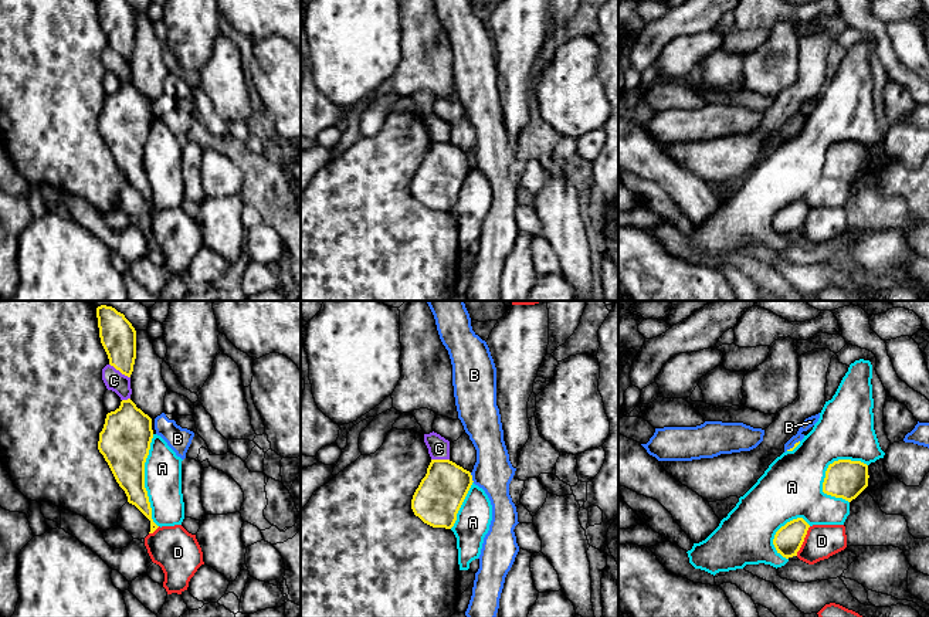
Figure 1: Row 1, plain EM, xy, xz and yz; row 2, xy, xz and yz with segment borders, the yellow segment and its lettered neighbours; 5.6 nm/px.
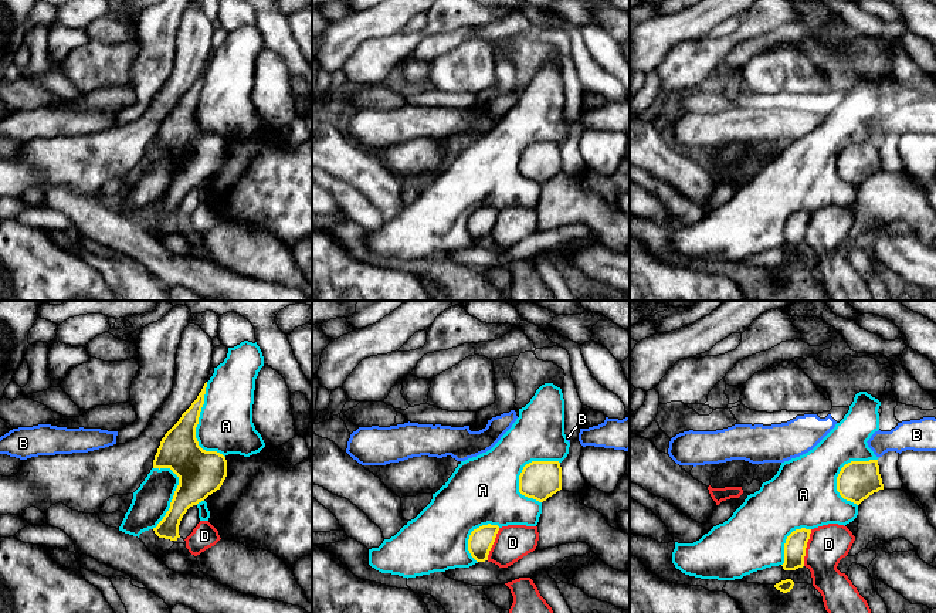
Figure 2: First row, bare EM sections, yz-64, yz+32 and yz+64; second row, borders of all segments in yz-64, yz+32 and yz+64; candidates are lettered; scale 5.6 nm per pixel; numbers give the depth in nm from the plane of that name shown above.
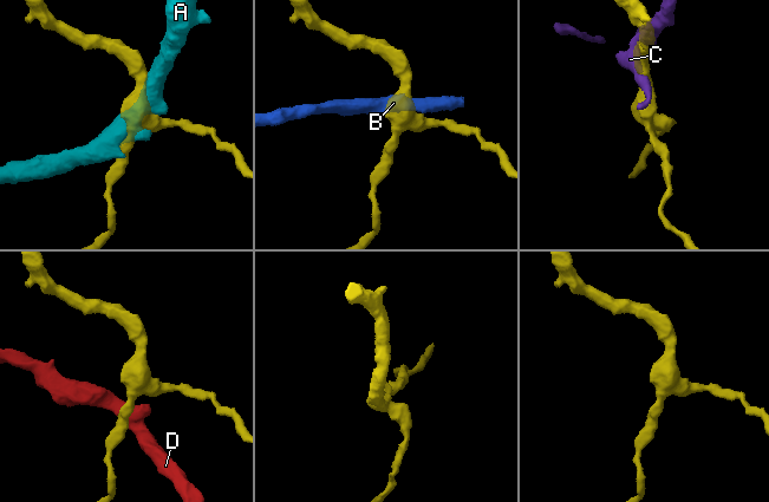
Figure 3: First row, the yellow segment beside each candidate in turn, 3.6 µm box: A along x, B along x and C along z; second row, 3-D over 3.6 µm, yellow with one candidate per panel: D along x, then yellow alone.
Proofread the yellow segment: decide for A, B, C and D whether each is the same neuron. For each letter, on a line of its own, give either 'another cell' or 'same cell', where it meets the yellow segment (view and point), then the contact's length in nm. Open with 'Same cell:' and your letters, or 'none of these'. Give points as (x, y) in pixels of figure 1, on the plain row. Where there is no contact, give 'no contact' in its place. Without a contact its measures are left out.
Same cell: none of these
A: another cell; contact xy (143, 163); length 550 nm
B: another cell; contact xz (471, 159); length 60 nm
C: another cell; contact xy (119, 53); length 150 nm
D: another cell; contact yz (803, 223); length 190 nm

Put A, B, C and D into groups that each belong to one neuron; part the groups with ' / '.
A / B / C / D

